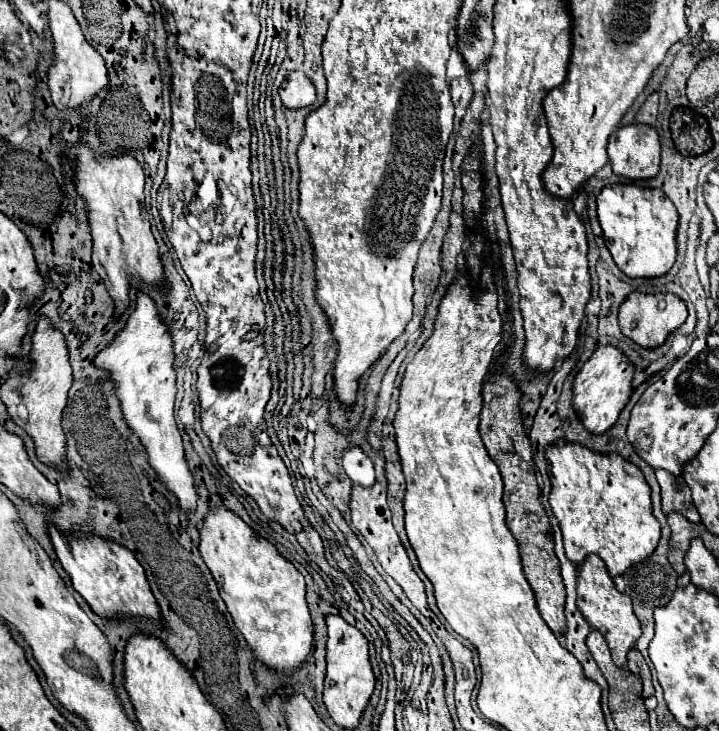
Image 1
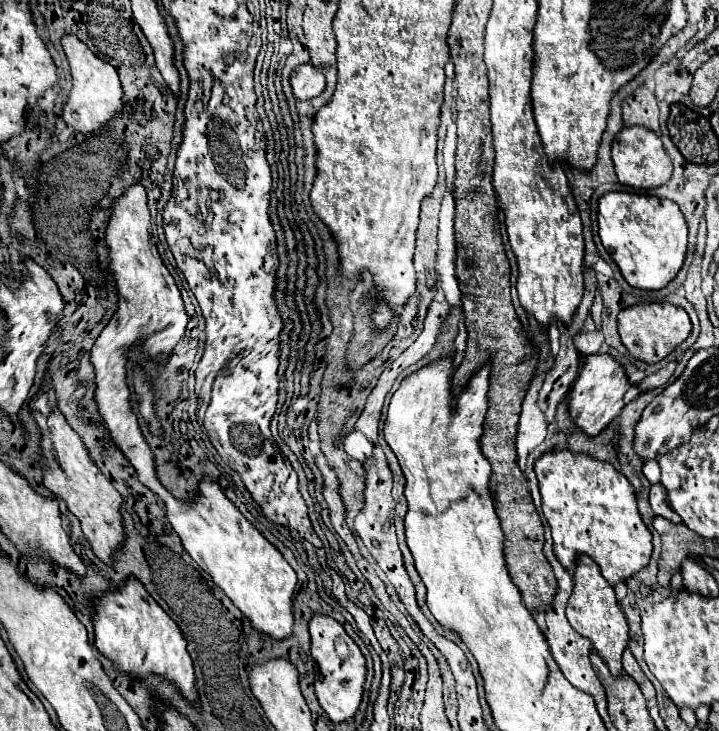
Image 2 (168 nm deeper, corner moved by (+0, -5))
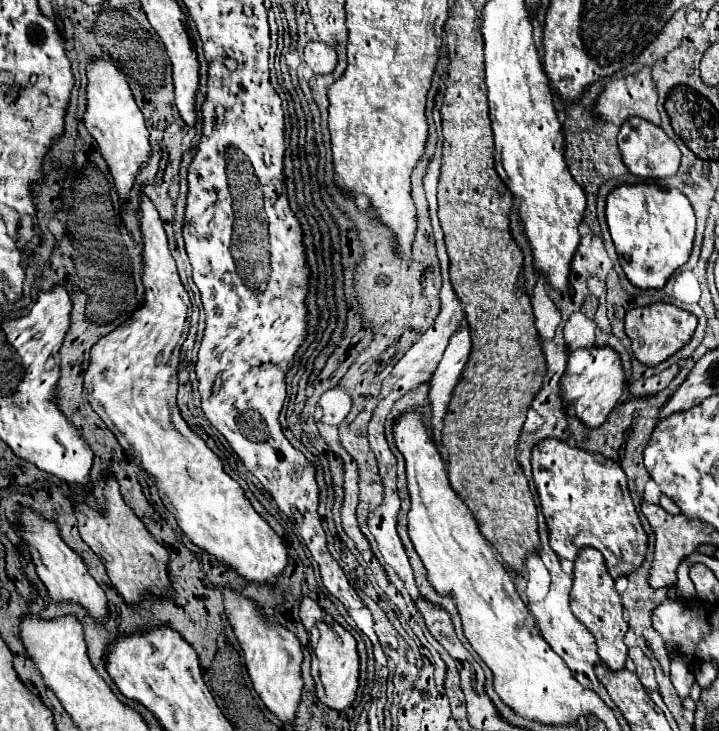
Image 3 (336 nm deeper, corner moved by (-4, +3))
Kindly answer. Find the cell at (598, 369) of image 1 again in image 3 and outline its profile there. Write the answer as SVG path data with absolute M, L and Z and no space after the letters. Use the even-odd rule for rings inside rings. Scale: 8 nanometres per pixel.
M590 347L578 349L568 355L568 371L562 379L562 397L568 407L574 409L574 415L584 421L586 427L600 427L612 409L622 401L624 395L624 369L620 355L612 347Z

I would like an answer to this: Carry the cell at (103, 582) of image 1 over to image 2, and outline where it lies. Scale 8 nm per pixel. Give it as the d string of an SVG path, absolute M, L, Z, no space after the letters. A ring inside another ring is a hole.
M130 577L124 587L94 601L94 629L96 649L112 661L118 673L142 681L150 675L158 675L170 681L180 691L186 703L194 707L200 705L192 659L186 651L184 635L180 627L170 619L170 615L160 609L160 605L148 595L138 579Z

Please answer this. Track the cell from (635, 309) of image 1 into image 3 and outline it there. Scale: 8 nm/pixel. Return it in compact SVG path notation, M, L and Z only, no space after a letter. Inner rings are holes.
M652 303L648 307L634 307L626 313L626 335L632 341L634 357L644 365L658 365L686 345L696 329L696 317L670 303Z

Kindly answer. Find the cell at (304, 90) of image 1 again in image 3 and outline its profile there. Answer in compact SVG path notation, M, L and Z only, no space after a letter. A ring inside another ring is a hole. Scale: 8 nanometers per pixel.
M312 41L304 47L304 61L314 75L328 75L336 67L336 51L326 43Z

